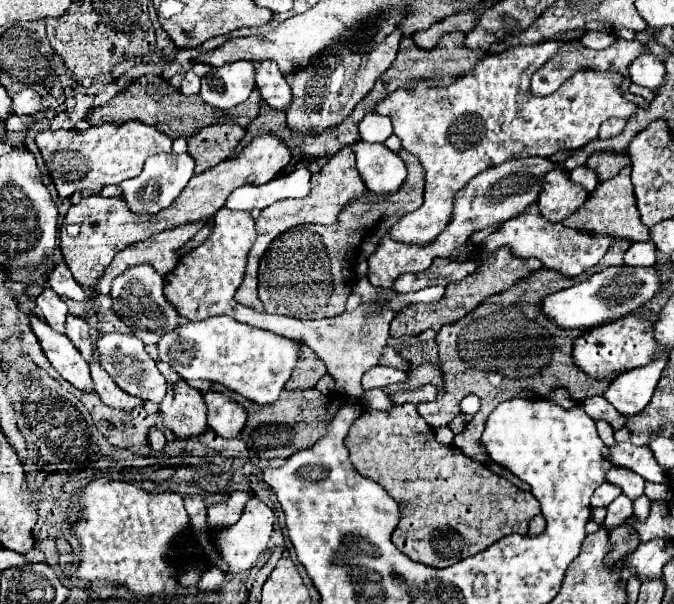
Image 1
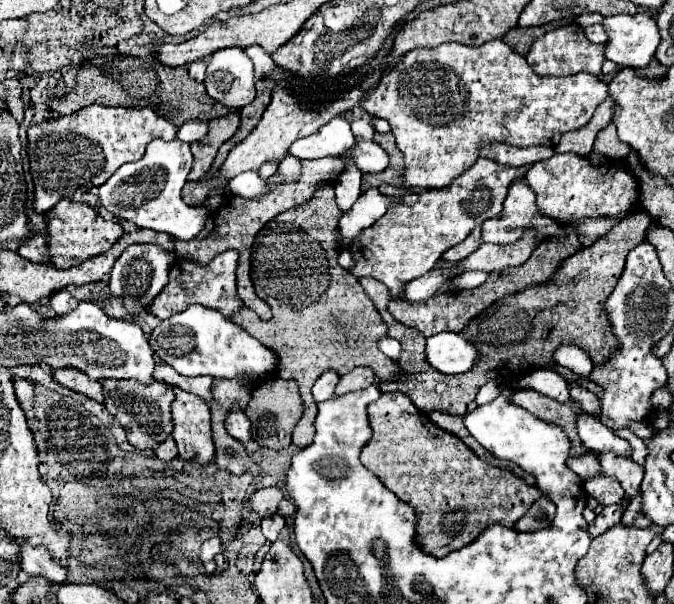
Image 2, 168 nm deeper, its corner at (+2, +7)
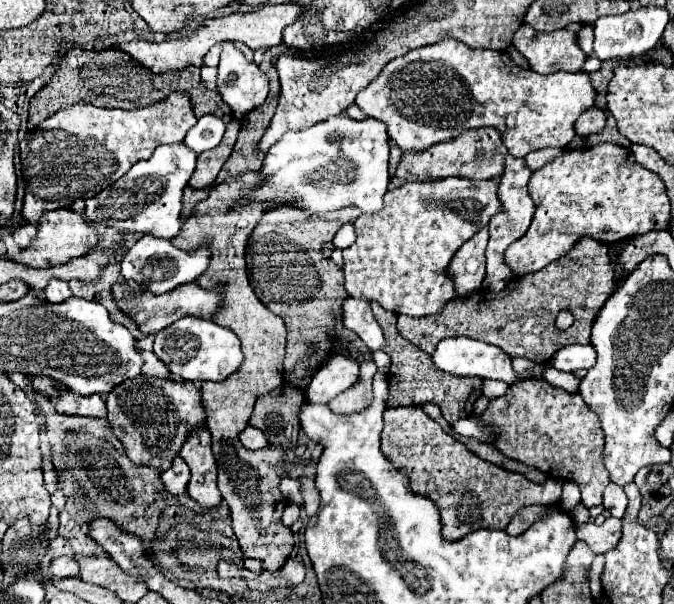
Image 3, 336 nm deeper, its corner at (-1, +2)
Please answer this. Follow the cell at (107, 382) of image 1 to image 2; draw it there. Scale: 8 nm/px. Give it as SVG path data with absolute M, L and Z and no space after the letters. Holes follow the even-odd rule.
M102 379L104 387L104 405L106 409L122 423L126 429L128 441L136 449L156 449L158 443L162 443L170 431L172 431L172 419L170 419L170 403L174 399L172 389L166 383L154 381L152 385L142 385L134 379Z

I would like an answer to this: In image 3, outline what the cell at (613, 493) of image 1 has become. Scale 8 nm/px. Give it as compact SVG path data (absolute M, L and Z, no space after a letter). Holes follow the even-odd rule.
M611 482L603 492L603 506L605 506L605 510L611 512L611 516L623 518L625 510L627 510L627 496L625 496L623 488Z

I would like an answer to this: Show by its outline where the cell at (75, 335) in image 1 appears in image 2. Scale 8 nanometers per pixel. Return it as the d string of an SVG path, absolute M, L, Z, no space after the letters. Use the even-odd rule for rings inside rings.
M62 289L52 295L50 307L56 311L56 315L66 315L66 311L74 311L74 307L78 307L78 301L66 289Z

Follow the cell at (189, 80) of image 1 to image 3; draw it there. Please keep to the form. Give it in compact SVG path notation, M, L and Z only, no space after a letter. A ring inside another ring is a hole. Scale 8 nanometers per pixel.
M201 68L201 80L205 84L207 90L215 90L217 88L217 68Z

